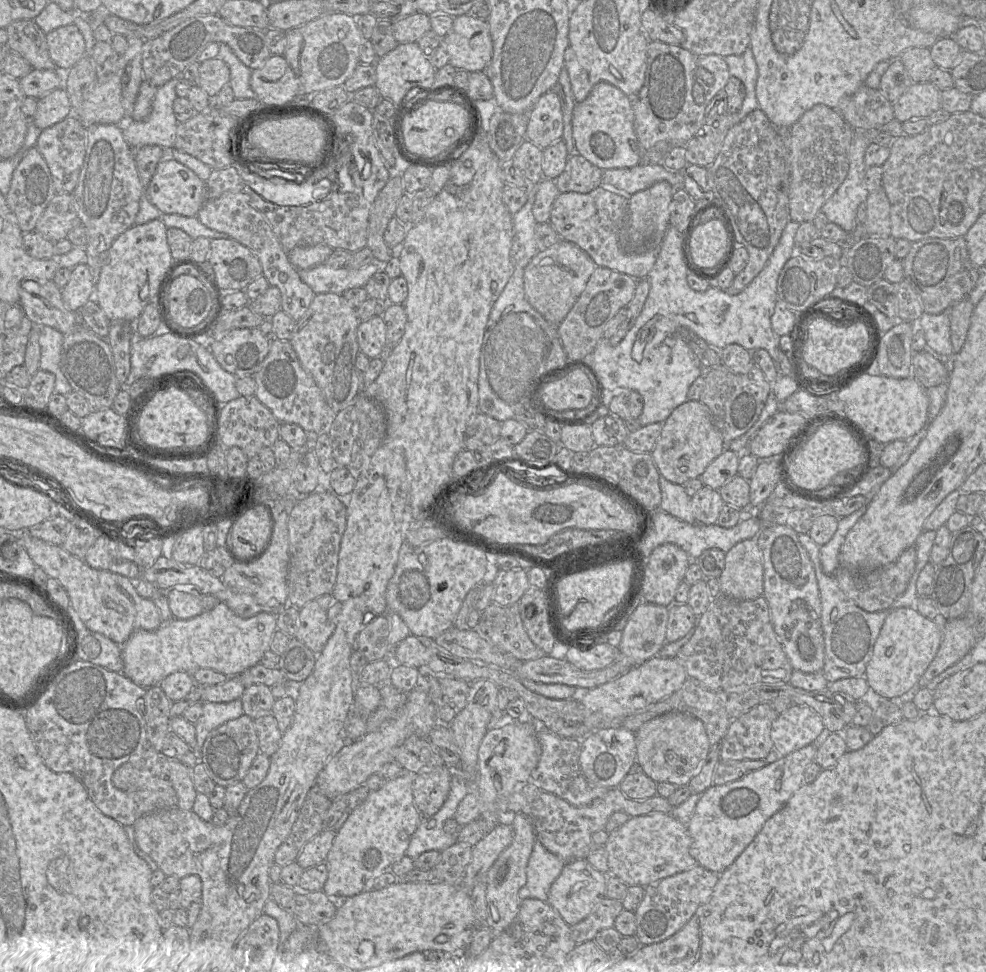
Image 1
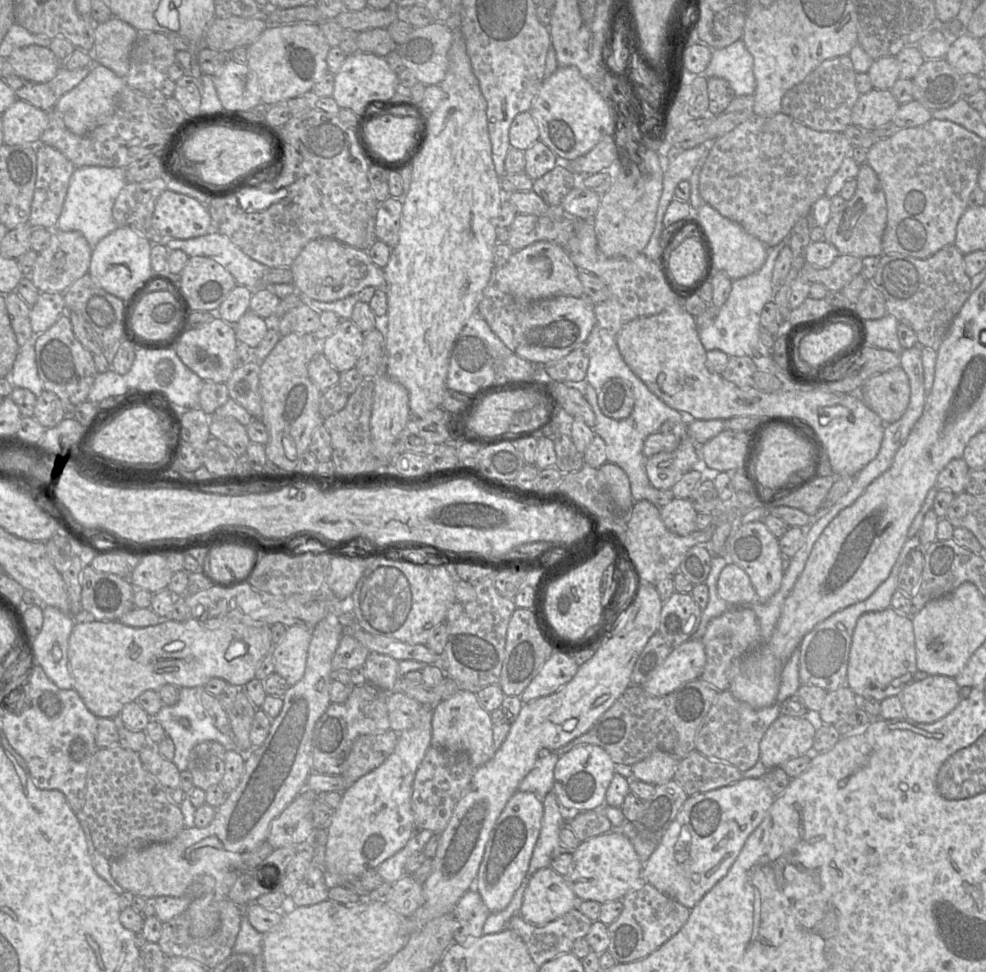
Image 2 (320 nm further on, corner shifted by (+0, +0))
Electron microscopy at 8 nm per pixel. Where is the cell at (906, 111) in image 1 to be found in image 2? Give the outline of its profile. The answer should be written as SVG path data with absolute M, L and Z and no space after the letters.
M872 89L861 94L851 115L852 125L874 130L890 122L900 104L889 90Z

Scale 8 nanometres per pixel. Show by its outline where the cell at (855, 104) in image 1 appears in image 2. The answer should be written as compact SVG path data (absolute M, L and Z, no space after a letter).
M849 55L838 56L822 62L802 82L788 90L781 101L781 113L816 131L844 132L852 125L852 109L860 93L856 87L856 71Z

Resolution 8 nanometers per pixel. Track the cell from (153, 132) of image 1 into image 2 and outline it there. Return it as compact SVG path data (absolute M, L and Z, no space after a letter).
M100 166L76 168L70 178L63 209L55 228L61 231L81 232L93 249L102 238L120 227L113 219L112 208L126 184L126 168Z

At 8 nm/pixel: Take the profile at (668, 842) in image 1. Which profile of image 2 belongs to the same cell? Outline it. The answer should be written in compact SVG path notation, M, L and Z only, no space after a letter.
M610 831L581 842L573 851L572 869L564 877L579 901L593 900L604 904L620 901L629 893L641 889L647 883L643 878L643 867L644 864L640 861L629 838L620 832Z

